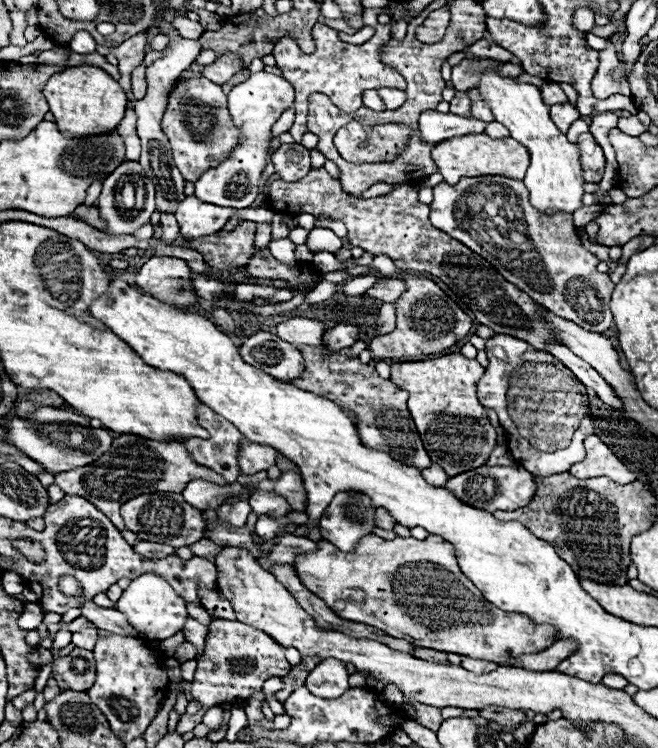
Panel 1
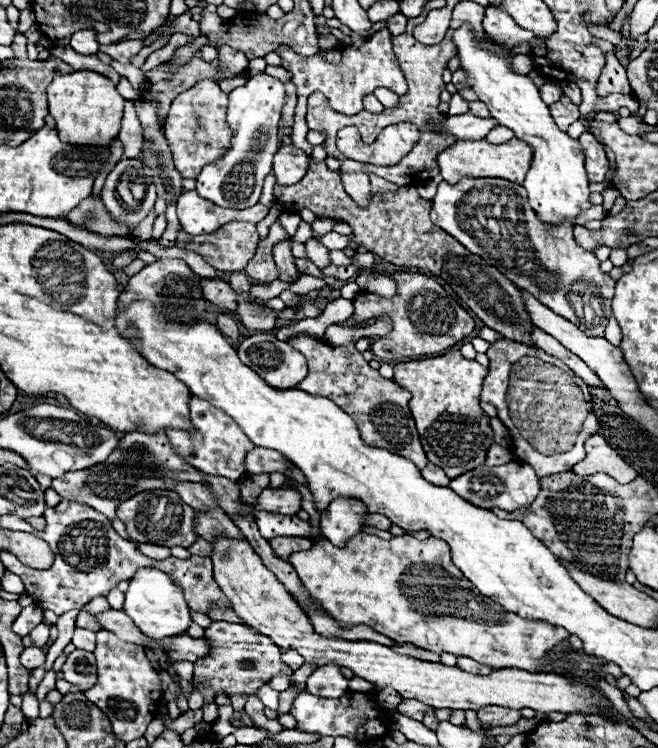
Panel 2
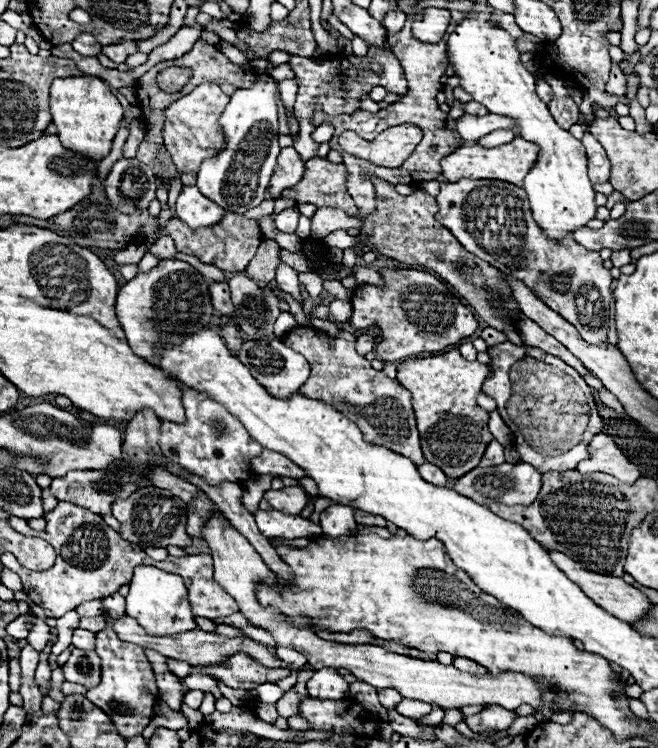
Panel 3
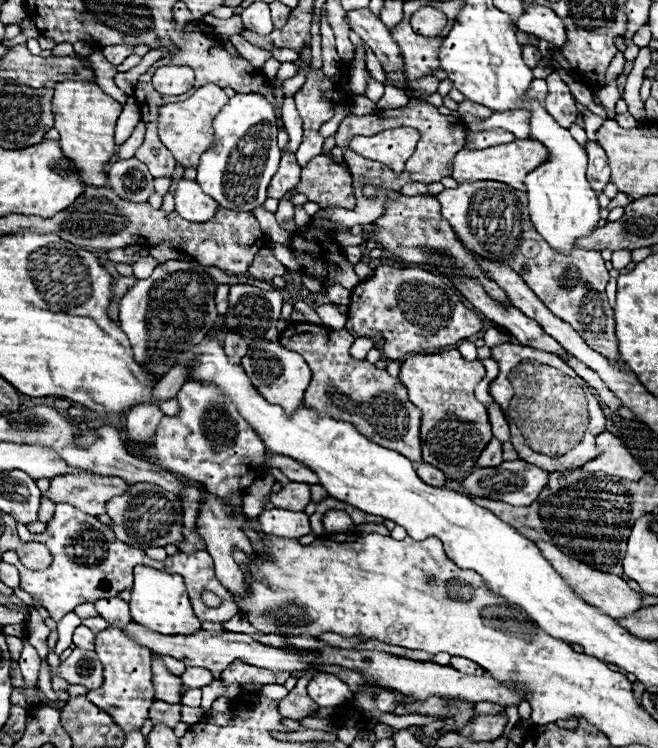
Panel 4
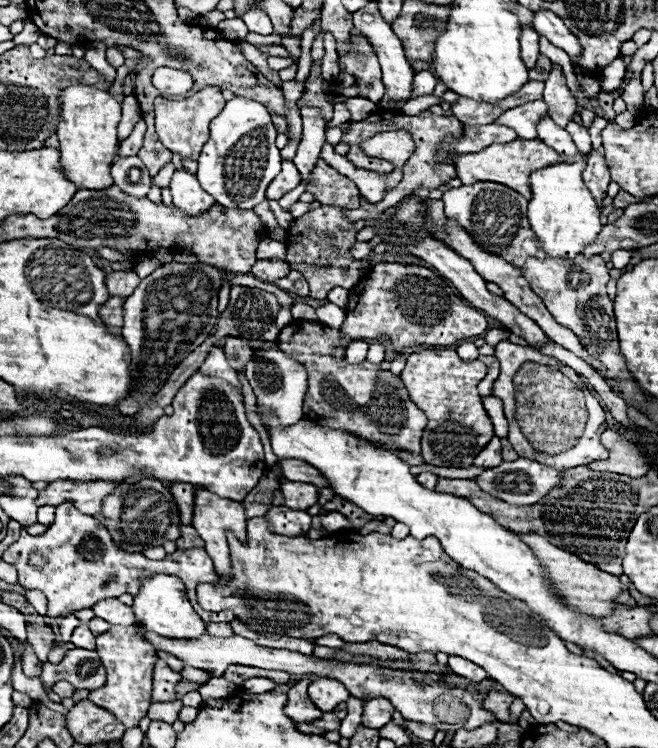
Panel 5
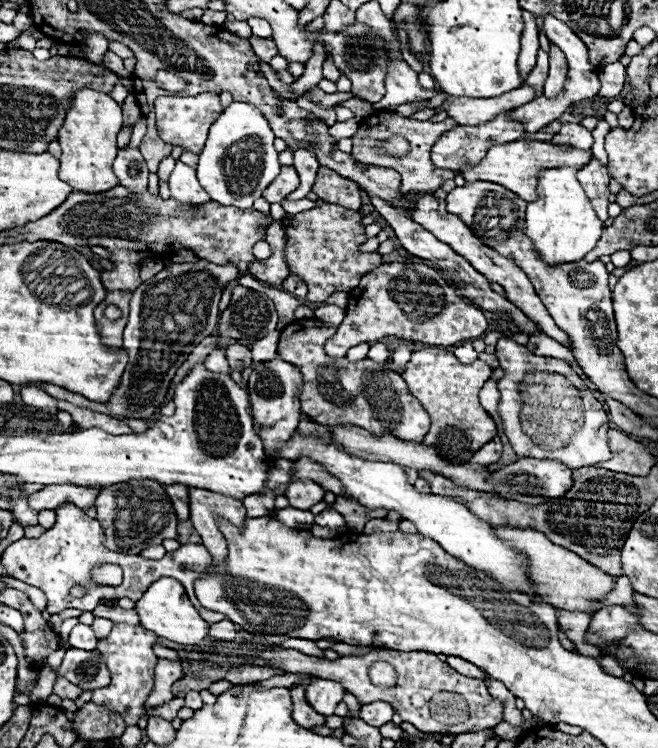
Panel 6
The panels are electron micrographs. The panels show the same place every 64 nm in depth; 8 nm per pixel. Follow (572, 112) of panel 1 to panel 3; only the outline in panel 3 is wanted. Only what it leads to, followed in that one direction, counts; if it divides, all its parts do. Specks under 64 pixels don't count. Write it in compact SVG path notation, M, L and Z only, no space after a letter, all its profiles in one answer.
M548 74L546 76L546 82L552 86L554 90L554 98L548 102L548 110L550 114L554 116L554 120L564 128L568 130L572 124L576 124L580 120L580 112L578 112L578 106L572 102L572 98L568 96L566 92L566 86L564 86L564 80Z

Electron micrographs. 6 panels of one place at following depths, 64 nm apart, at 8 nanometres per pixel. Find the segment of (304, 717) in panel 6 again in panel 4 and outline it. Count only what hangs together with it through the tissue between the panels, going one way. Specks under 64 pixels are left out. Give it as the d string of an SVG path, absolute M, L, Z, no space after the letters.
M308 670L304 676L298 678L298 684L288 692L286 698L280 700L278 704L278 712L284 716L284 718L292 718L292 720L298 720L298 718L306 718L310 716L310 712L314 712L314 708L318 708L310 696L306 694L306 686L308 682L312 680L314 672Z

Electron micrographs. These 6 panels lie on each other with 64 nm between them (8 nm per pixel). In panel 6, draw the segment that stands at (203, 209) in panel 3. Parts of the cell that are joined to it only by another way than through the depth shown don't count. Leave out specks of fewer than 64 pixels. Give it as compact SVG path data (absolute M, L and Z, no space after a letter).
M176 162L174 172L170 174L170 192L172 198L186 206L200 206L204 202L210 202L210 196L204 192L204 188L198 184L198 178L194 176L194 168Z

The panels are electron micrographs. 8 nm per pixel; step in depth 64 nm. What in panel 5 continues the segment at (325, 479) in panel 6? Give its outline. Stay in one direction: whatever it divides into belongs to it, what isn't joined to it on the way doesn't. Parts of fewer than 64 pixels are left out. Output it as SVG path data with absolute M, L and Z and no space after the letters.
M284 458L278 460L278 464L282 466L284 478L292 480L292 482L306 482L306 484L314 484L318 488L328 486L326 480L322 480L322 474L316 468L310 468L310 464L302 462L302 460L292 460L292 458Z

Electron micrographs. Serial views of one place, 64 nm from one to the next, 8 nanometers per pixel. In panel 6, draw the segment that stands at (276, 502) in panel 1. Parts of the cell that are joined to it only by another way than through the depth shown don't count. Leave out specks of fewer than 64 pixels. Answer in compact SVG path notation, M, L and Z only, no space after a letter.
M294 480L286 486L286 498L292 508L310 510L324 498L324 488L310 480Z

